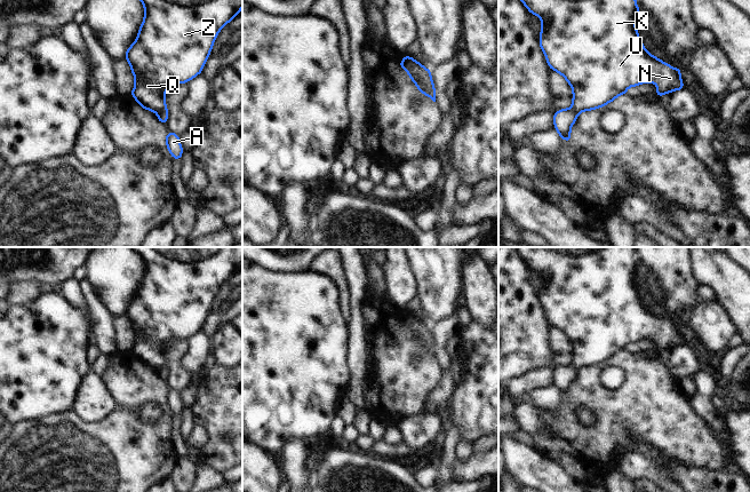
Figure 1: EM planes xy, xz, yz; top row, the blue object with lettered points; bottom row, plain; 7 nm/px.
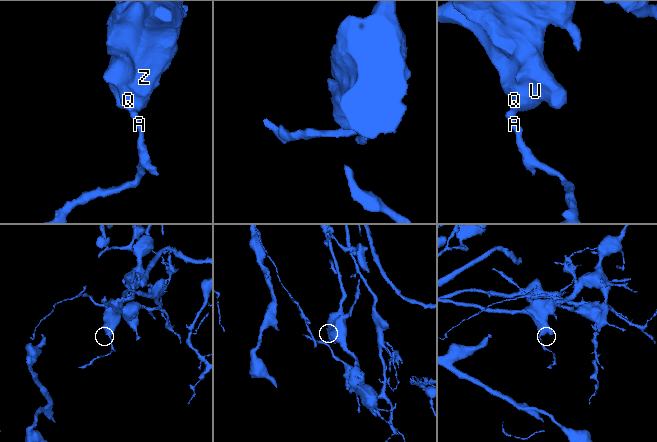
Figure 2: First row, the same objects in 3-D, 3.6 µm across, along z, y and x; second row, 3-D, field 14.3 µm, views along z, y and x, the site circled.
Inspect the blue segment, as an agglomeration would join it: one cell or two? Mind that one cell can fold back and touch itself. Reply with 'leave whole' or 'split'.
split

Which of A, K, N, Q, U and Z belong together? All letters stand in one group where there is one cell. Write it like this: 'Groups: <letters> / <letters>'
Groups: A / K N Q U Z

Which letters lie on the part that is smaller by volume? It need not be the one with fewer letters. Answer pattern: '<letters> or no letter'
A

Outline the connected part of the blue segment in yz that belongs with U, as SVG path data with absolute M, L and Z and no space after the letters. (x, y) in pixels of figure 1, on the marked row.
M521 0L528 11L538 16L543 23L540 34L542 48L548 65L565 77L573 89L572 108L577 112L599 109L614 101L619 95L625 95L628 88L643 82L654 82L656 96L673 90L684 89L680 72L651 55L638 35L635 22L639 15L636 0Z

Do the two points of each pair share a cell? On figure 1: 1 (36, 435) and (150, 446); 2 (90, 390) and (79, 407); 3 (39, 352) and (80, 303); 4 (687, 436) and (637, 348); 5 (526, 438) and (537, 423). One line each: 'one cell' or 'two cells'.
1: one cell
2: one cell
3: two cells
4: two cells
5: two cells

